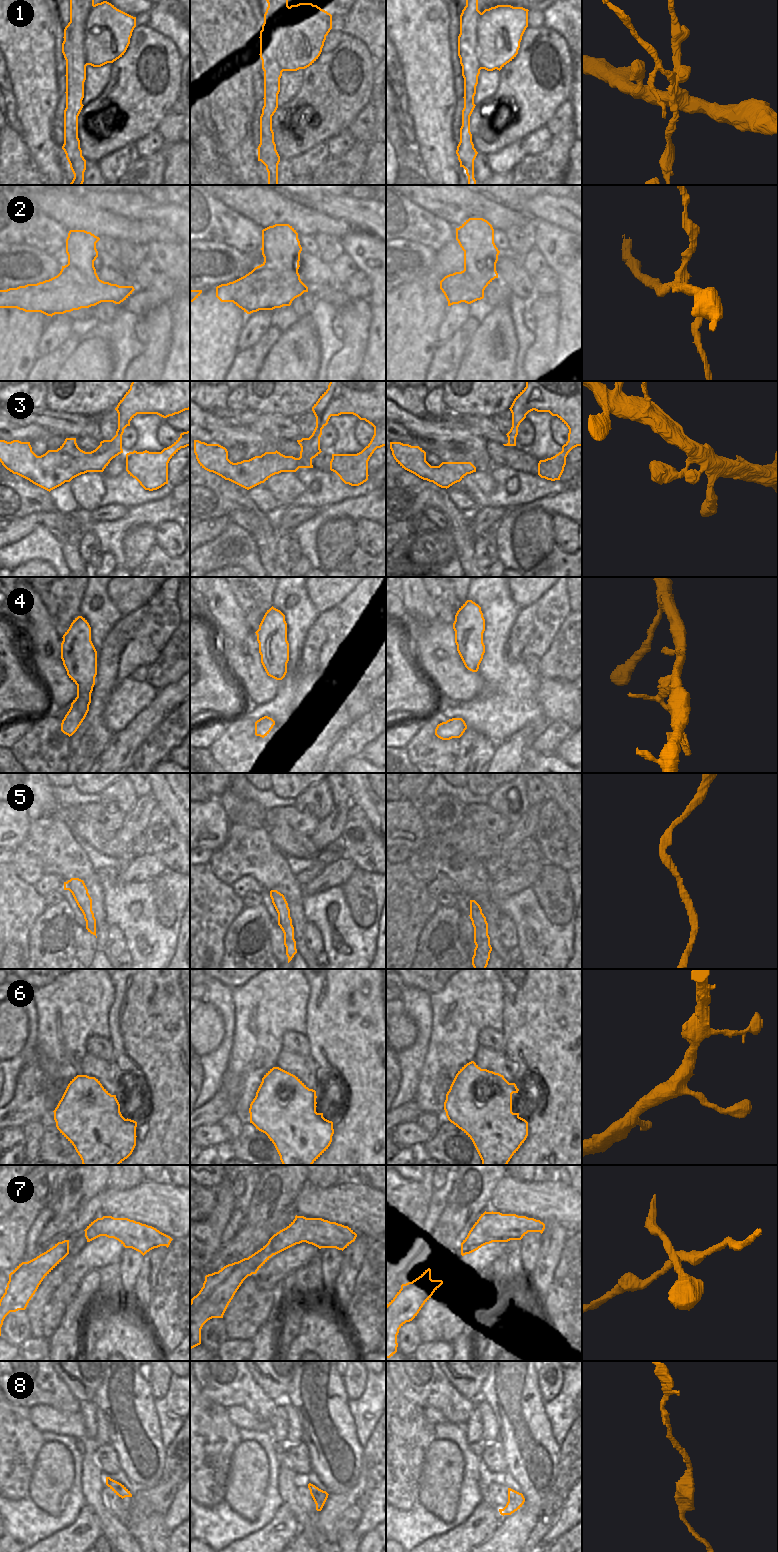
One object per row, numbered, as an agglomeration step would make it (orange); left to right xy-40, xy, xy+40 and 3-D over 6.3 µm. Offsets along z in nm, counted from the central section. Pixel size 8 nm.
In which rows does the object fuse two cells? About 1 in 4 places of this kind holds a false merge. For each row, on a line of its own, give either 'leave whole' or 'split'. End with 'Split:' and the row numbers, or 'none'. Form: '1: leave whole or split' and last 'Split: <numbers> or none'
1: split
2: split
3: leave whole
4: leave whole
5: leave whole
6: split
7: split
8: leave whole
Split: 1, 2, 6, 7

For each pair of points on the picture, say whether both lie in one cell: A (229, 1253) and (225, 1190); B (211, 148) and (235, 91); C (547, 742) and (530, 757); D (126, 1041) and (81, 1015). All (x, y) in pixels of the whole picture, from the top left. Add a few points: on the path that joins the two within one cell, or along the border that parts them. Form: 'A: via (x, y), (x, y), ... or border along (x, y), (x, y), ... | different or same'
A: border along (223, 1246), (213, 1257), (209, 1265) | different
B: border along (214, 138), (219, 148), (219, 155), (224, 161) | different
C: border along (530, 748), (538, 753), (554, 754) | different
D: border along (110, 1008), (108, 1014), (109, 1038) | different

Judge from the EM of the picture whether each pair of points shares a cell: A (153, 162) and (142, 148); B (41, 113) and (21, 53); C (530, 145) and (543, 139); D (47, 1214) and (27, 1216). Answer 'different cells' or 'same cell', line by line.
A: different cells
B: same cell
C: same cell
D: different cells

